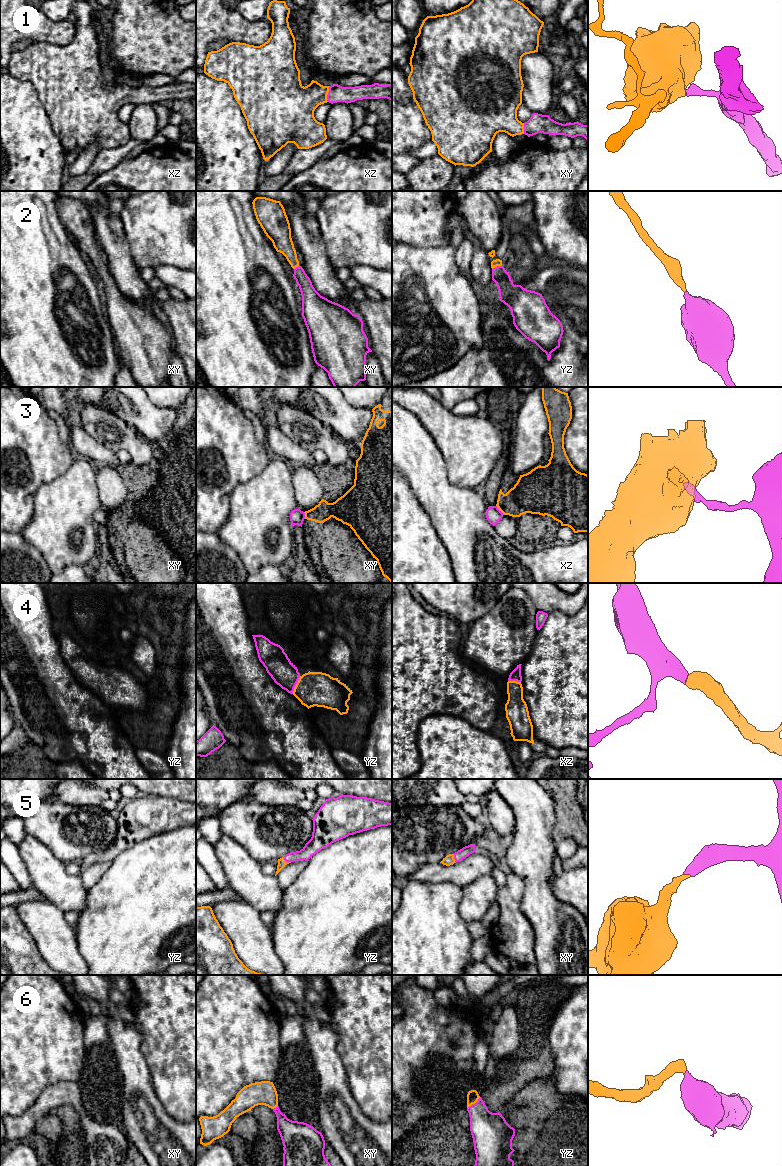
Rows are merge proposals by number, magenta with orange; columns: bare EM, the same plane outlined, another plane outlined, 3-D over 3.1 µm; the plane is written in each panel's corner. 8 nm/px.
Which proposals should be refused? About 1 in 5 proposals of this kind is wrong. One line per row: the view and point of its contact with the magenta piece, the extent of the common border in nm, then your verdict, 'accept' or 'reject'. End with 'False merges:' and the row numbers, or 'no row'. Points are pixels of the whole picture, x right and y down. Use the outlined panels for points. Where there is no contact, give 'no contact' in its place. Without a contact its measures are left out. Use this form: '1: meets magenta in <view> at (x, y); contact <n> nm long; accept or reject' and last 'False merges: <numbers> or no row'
1: meets magenta in xz at (328, 94); contact 130 nm long; accept
2: meets magenta in yz at (497, 266); contact 90 nm long; accept
3: meets magenta in xz at (499, 510); contact 100 nm long; reject
4: meets magenta in yz at (295, 685); contact 160 nm long; accept
5: meets magenta in yz at (286, 861); contact 80 nm long; accept
6: meets magenta in yz at (473, 1104); contact 140 nm long; accept
False merges: 3

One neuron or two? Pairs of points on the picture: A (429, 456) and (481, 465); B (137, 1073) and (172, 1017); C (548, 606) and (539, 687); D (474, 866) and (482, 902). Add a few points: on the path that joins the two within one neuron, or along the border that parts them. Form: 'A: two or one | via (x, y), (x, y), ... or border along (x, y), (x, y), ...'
A: two | border along (433, 438), (443, 458), (446, 477), (450, 482)
B: two | border along (141, 1036), (140, 1051), (146, 1061), (152, 1082)
C: two | border along (548, 613), (560, 610), (571, 615)
D: two | border along (491, 875), (482, 875), (462, 887)

